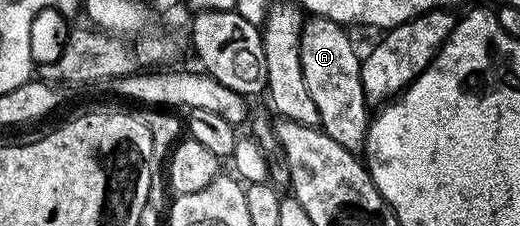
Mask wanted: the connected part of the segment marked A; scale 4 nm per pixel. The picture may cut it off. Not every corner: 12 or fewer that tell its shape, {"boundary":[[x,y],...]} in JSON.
{"boundary":[[308,17],[301,74],[318,127],[359,154],[369,105],[346,27]]}

